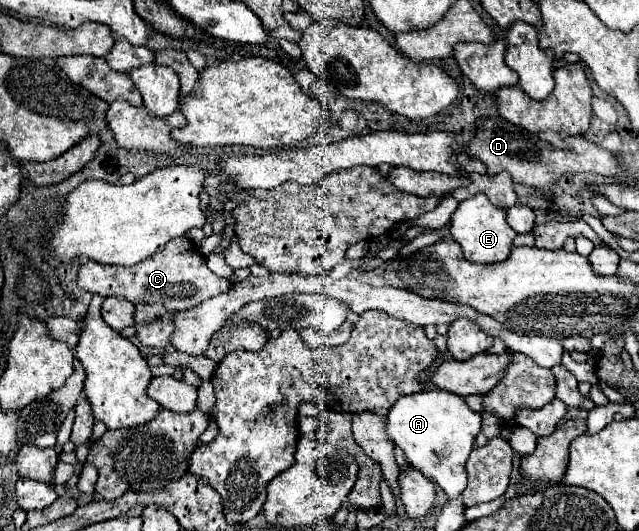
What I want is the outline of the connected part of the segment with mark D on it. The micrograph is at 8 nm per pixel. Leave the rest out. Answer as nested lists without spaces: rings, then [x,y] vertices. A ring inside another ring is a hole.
[[[478,118],[476,120],[476,132],[474,136],[462,146],[462,150],[484,162],[486,164],[486,174],[498,174],[506,170],[514,182],[542,188],[542,186],[552,186],[562,174],[572,174],[572,172],[596,172],[602,176],[614,176],[620,172],[616,156],[580,136],[570,138],[570,148],[558,150],[552,144],[540,140],[536,134],[526,132],[520,126],[514,126],[502,118]]]

